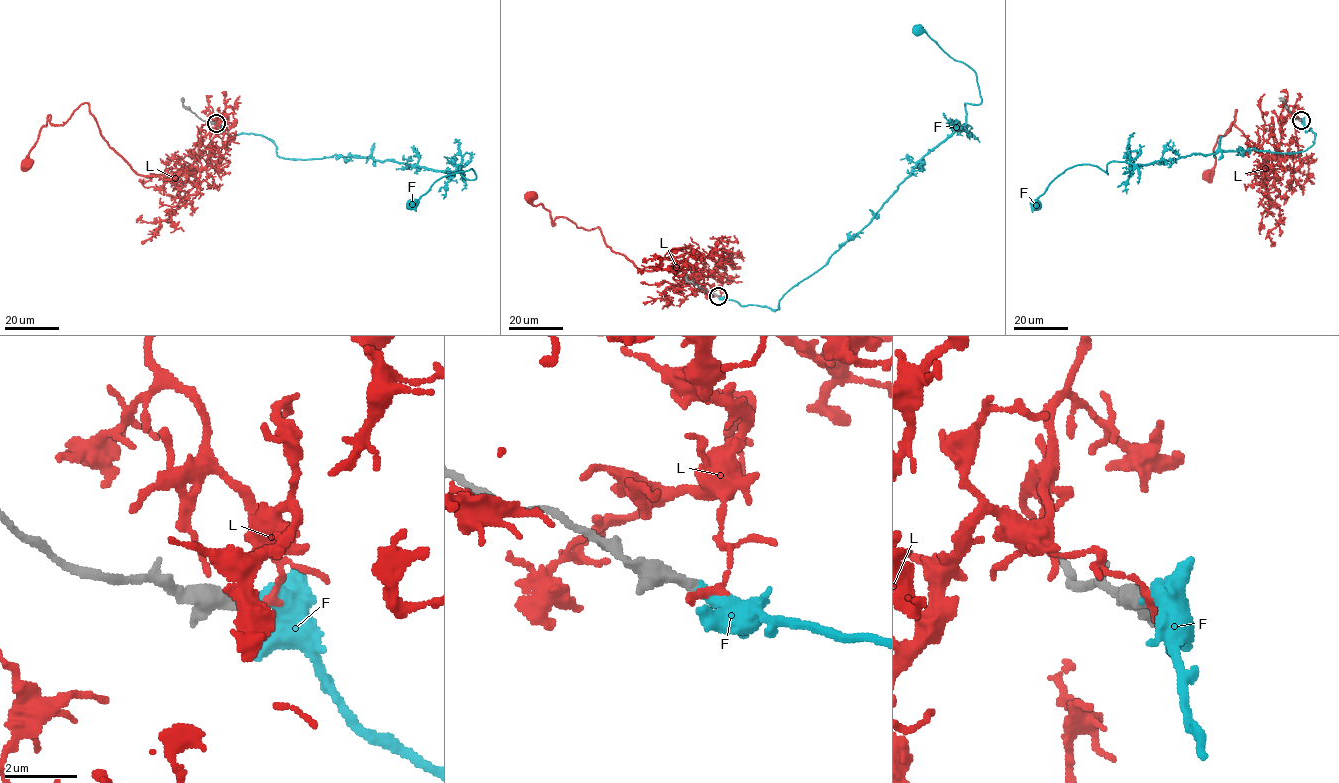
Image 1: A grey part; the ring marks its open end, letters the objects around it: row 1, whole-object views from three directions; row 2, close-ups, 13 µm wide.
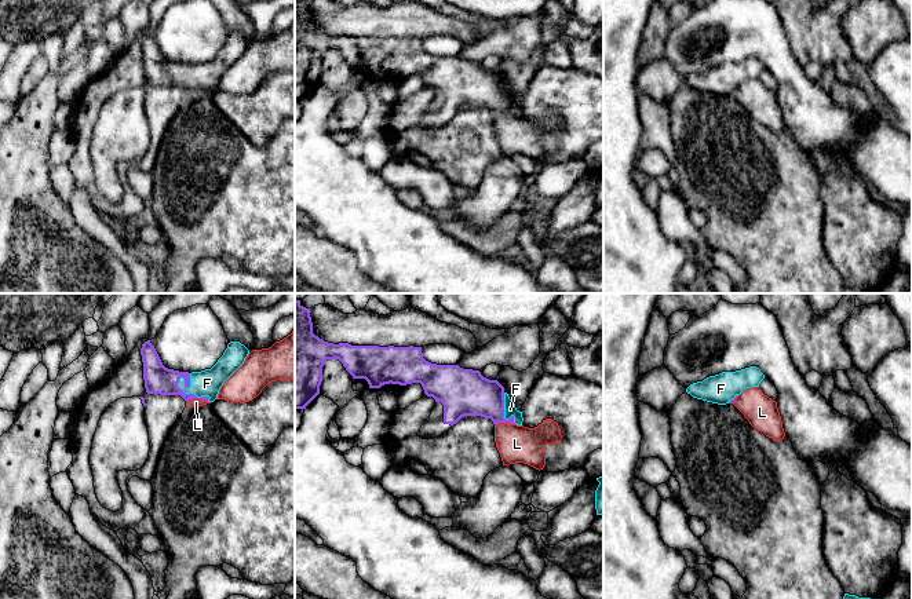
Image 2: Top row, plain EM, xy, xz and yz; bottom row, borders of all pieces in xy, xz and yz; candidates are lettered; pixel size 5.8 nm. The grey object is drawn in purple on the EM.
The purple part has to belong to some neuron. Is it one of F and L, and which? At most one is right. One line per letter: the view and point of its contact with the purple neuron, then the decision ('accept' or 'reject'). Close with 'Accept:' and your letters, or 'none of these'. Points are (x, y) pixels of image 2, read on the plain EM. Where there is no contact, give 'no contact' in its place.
F: contact xy (182, 83); accept
L: contact xz (504, 113); reject
Accept: F

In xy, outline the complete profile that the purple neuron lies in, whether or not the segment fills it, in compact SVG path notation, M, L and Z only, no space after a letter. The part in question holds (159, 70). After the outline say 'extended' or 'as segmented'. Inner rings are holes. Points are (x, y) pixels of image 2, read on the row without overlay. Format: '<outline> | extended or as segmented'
M147 32L141 40L146 84L214 94L223 74L244 55L248 45L249 41L244 36L230 33L211 61L189 65L165 59L154 37Z | extended

